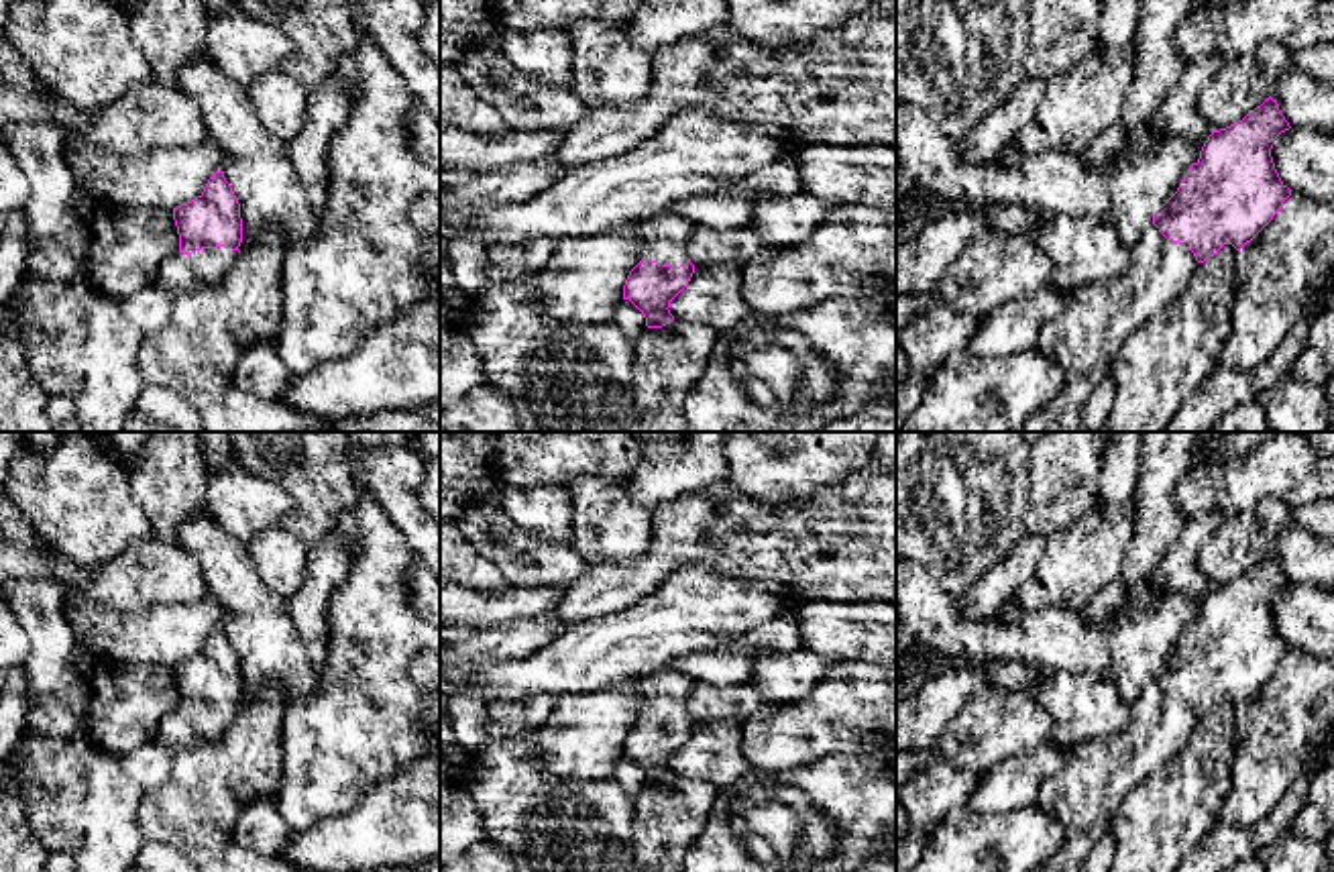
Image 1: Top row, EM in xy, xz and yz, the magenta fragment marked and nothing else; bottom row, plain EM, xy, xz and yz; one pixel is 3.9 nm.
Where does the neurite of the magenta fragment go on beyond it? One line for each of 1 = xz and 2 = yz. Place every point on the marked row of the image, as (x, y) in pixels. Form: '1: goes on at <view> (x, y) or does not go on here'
1: goes on at xz (664, 237)
2: goes on at yz (1082, 341)

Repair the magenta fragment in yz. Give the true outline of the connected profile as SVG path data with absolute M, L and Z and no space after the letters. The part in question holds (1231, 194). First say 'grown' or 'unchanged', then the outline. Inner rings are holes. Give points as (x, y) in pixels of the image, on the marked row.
grown; M1269 96L1242 120L1214 130L1177 192L1153 214L1128 267L1108 283L1065 291L1065 310L1035 342L1063 371L1063 387L1012 432L1083 432L1083 407L1122 342L1183 291L1200 263L1224 244L1240 251L1291 196L1271 157L1275 139L1289 128Z

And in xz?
grown; M670 212L637 222L644 259L629 271L623 299L644 314L648 328L662 328L674 320L670 302L694 273L686 257L694 228L688 218Z

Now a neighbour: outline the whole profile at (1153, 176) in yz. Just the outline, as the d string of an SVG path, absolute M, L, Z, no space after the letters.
M1163 137L1149 151L1106 169L1106 185L1116 208L1120 236L1134 249L1153 214L1177 192L1200 151Z

